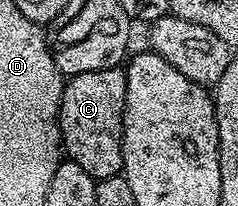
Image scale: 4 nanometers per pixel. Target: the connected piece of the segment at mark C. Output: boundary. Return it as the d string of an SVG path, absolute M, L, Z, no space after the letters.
M120 67L78 73L65 82L60 102L60 137L67 158L82 165L94 180L114 177L124 170L120 144L124 142L126 77Z

